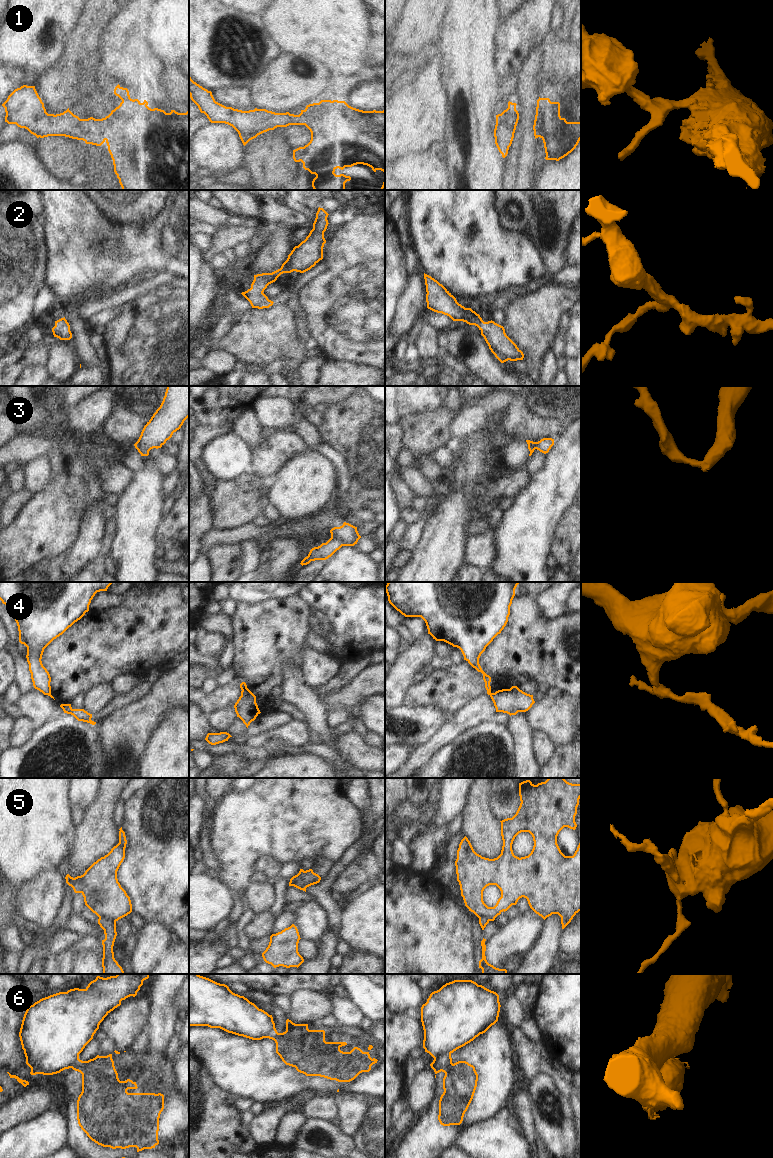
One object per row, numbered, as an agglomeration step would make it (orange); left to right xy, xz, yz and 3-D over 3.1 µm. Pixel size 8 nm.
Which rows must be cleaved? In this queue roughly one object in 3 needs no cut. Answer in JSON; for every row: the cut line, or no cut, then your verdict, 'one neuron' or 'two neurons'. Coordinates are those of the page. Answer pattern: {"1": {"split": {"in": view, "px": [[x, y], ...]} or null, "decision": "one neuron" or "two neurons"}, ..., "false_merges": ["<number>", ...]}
{"1": {"split": null, "decision": "one neuron"}, "2": {"split": null, "decision": "one neuron"}, "3": {"split": {"in": "xy", "px": [[135, 443], [138, 447], [148, 451]]}, "decision": "two neurons"}, "4": {"split": {"in": "xz", "px": [[246, 686], [242, 690]]}, "decision": "two neurons"}, "5": {"split": {"in": "xy", "px": [[99, 916], [105, 916], [115, 922]]}, "decision": "two neurons"}, "6": {"split": {"in": "yz", "px": [[450, 1053], [443, 1058], [435, 1060], [430, 1065]]}, "decision": "two neurons"}, "false_merges": ["3", "4", "5", "6"]}

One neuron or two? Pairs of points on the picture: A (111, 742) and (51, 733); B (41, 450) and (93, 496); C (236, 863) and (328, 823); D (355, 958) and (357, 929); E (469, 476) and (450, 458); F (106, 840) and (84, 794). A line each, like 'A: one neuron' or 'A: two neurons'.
A: two neurons
B: one neuron
C: one neuron
D: two neurons
E: two neurons
F: two neurons

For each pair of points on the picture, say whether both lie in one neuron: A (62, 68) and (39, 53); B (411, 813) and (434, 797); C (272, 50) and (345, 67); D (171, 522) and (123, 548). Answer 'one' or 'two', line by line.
A: two
B: one
C: two
D: two

